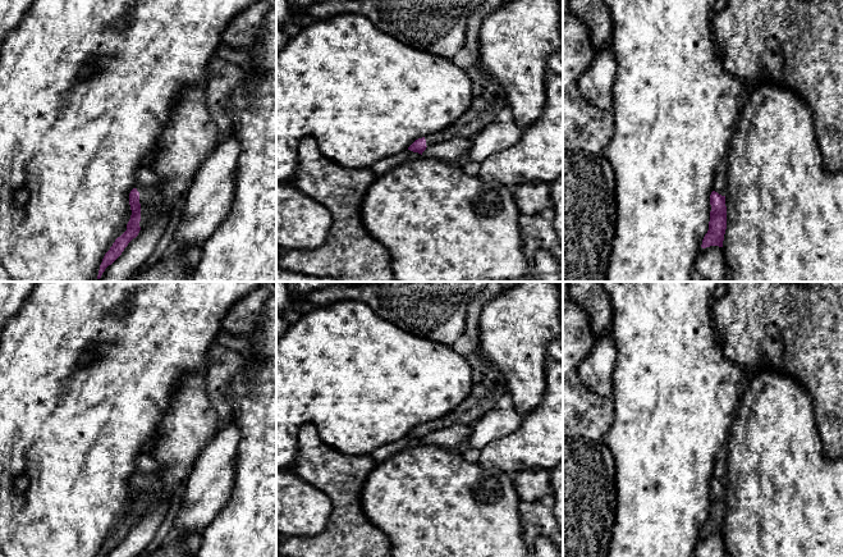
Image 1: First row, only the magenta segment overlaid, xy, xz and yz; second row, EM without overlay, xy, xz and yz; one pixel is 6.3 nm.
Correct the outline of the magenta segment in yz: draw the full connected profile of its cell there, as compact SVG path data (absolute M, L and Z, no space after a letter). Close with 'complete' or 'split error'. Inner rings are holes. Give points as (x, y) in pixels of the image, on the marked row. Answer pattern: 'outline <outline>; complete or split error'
outline M713 191L710 195L710 222L709 230L702 239L702 248L710 246L723 247L724 234L727 229L727 206L725 196Z; complete

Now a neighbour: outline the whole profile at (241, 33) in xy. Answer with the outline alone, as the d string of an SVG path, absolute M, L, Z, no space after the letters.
M266 0L246 6L223 29L223 42L234 50L251 51L257 44L257 37L270 8Z

